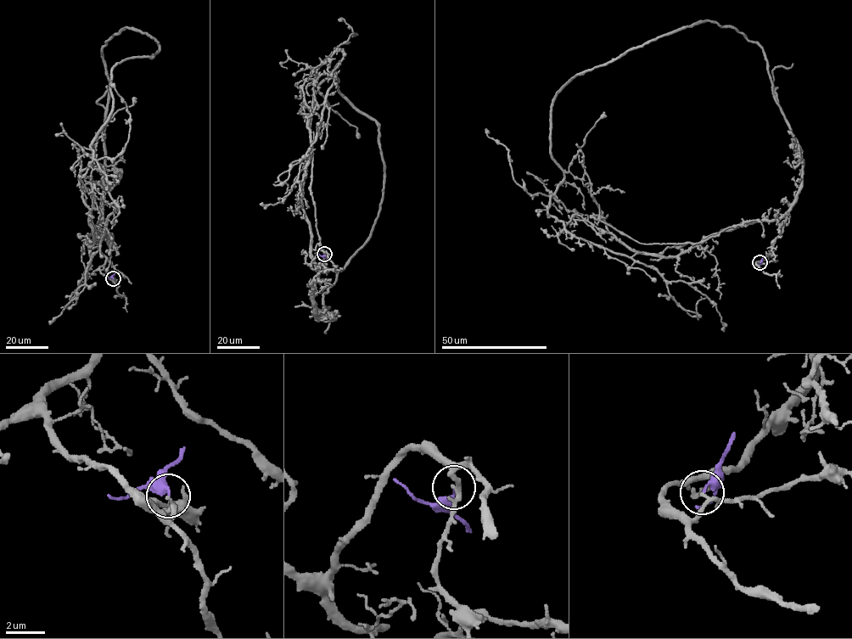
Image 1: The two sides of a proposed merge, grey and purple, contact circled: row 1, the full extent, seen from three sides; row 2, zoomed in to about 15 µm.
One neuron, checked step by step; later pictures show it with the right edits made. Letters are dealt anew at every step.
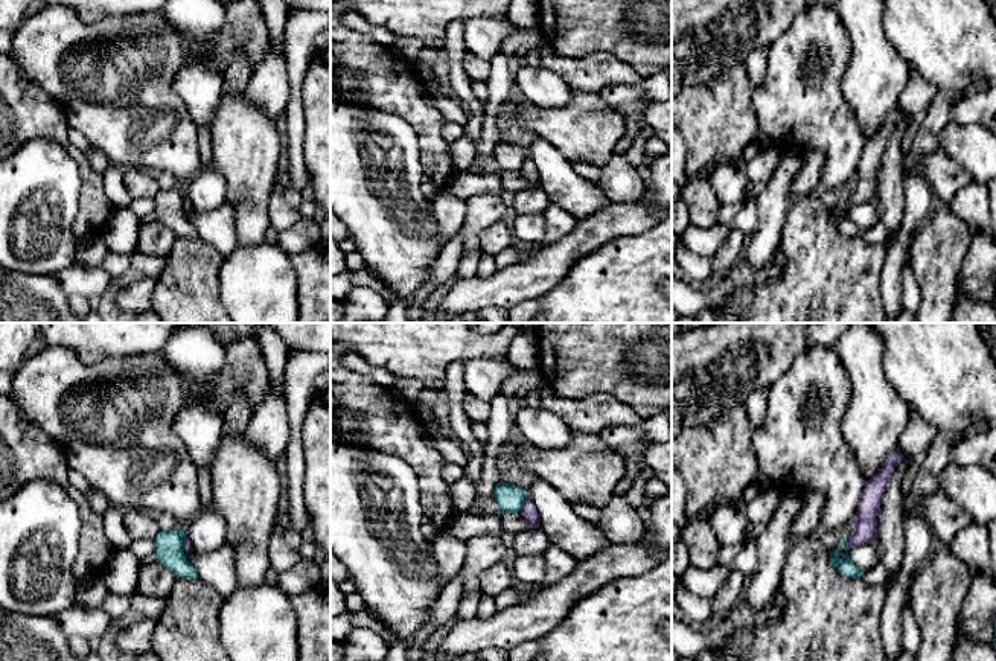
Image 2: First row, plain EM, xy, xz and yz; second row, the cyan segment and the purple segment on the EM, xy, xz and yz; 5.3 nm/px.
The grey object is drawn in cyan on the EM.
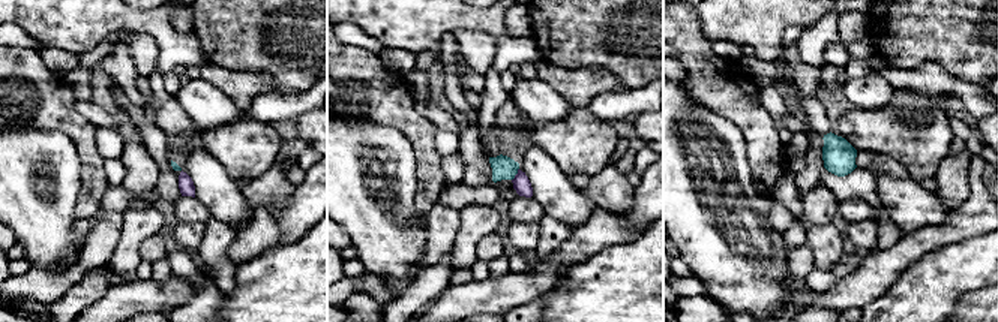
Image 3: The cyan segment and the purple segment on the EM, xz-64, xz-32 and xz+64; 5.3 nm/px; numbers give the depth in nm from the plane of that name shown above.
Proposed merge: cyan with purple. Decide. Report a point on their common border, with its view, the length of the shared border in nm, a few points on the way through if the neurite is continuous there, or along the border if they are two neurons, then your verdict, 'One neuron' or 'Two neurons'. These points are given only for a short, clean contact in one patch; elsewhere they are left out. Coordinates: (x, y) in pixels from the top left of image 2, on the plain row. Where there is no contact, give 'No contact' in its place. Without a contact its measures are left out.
Touches cyan at xz (523, 162). Shared border 90 nm. Boundary: xz (527, 156), (520, 169). Two neurons

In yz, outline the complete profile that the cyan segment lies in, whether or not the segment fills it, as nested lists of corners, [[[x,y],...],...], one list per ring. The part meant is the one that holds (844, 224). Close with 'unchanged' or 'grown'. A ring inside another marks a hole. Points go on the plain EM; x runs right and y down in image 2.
[[[842,198],[833,210],[830,210],[830,222],[844,236],[860,238],[864,233],[848,215],[847,198]]]; unchanged

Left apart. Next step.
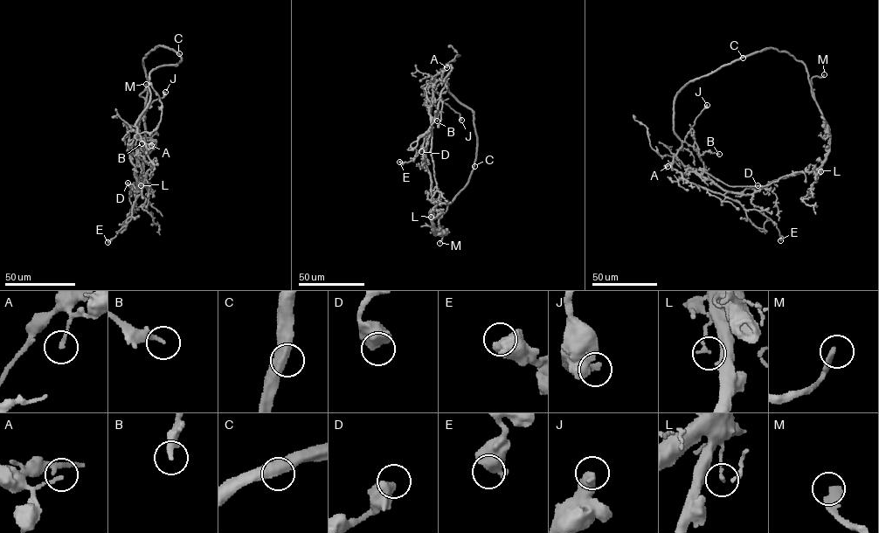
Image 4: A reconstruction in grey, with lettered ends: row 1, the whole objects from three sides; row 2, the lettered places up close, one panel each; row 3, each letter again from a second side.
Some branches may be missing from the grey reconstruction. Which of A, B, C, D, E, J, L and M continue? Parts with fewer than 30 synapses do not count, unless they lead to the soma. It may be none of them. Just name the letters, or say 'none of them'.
M

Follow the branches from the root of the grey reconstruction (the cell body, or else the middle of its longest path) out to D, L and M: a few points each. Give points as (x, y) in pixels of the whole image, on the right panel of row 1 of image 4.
D: (766, 184), (794, 172), (769, 183), (751, 194), (739, 193), (757, 185)
L: (766, 184), (794, 172), (820, 171)
M: (766, 184), (794, 172), (813, 171), (825, 159), (829, 148), (829, 128), (815, 100), (811, 79), (824, 74)

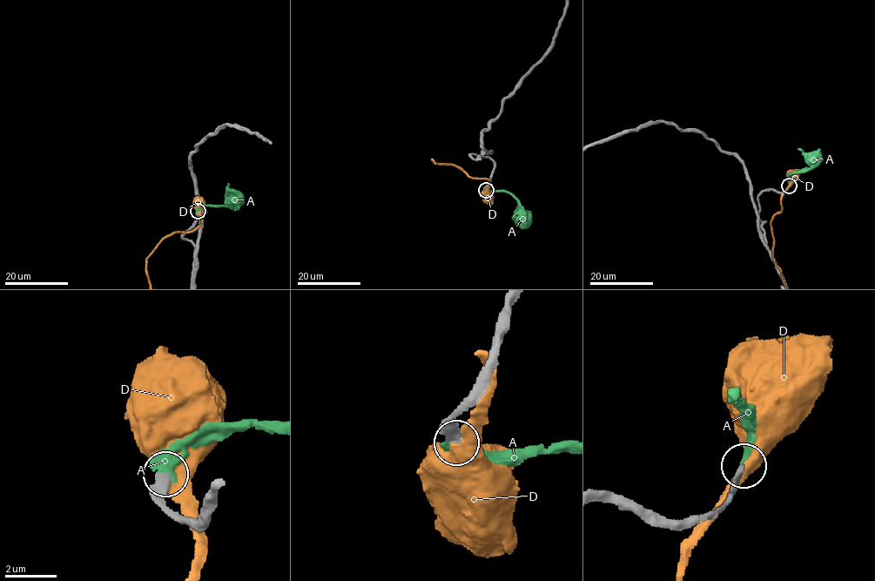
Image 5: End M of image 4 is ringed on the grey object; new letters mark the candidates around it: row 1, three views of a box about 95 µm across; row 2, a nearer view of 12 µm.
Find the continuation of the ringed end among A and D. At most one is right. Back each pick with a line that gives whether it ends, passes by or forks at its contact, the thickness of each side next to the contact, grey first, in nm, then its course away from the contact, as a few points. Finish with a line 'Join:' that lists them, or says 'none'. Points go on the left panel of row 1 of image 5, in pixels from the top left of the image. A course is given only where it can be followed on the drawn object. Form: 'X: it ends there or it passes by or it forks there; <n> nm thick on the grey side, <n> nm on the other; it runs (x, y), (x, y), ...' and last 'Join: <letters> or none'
A: it ends there; 320 nm thick on the grey side, 360 nm on the other; it runs (198, 212), (208, 206), (232, 207), (237, 201)
Join: A

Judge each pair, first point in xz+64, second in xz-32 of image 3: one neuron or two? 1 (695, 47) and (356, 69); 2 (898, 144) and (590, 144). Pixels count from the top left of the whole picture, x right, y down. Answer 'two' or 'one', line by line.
1: one
2: one

